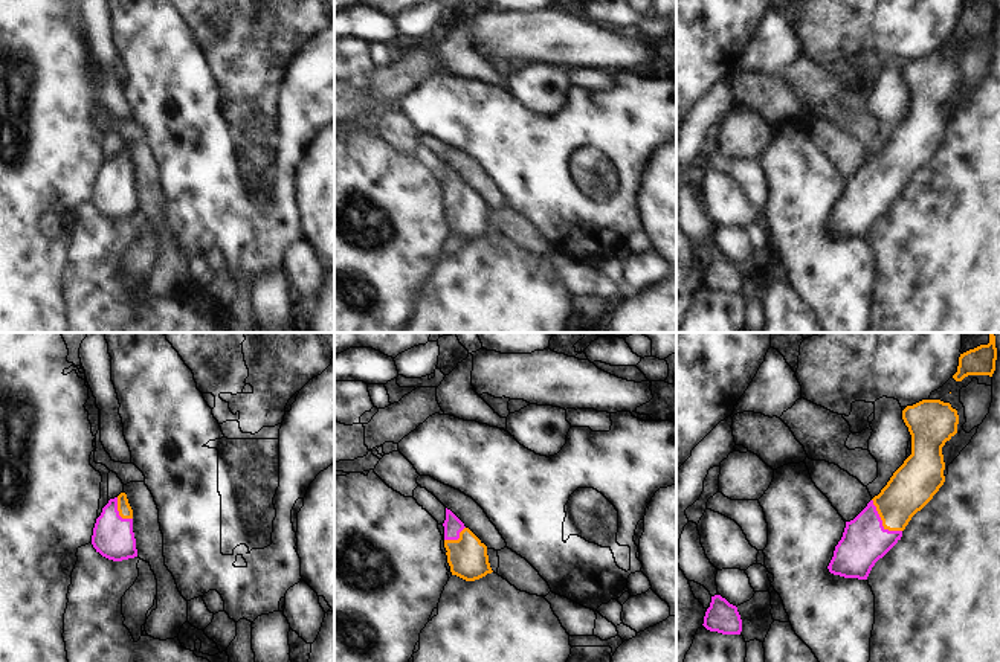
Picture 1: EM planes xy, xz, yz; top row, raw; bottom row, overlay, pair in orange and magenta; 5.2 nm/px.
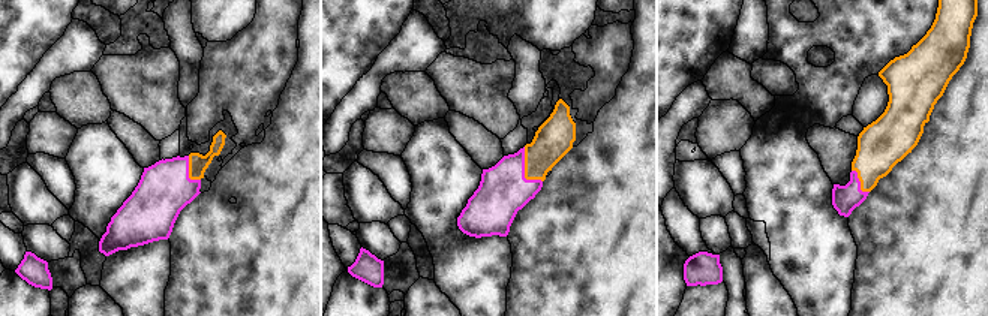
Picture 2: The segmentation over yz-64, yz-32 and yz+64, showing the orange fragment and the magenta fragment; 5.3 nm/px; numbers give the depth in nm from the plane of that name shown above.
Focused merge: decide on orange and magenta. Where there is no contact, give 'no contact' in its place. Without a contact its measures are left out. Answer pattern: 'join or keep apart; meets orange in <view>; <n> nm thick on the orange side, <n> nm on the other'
join; meets orange in yz; 240 nm thick on the orange side, 240 nm on the other

